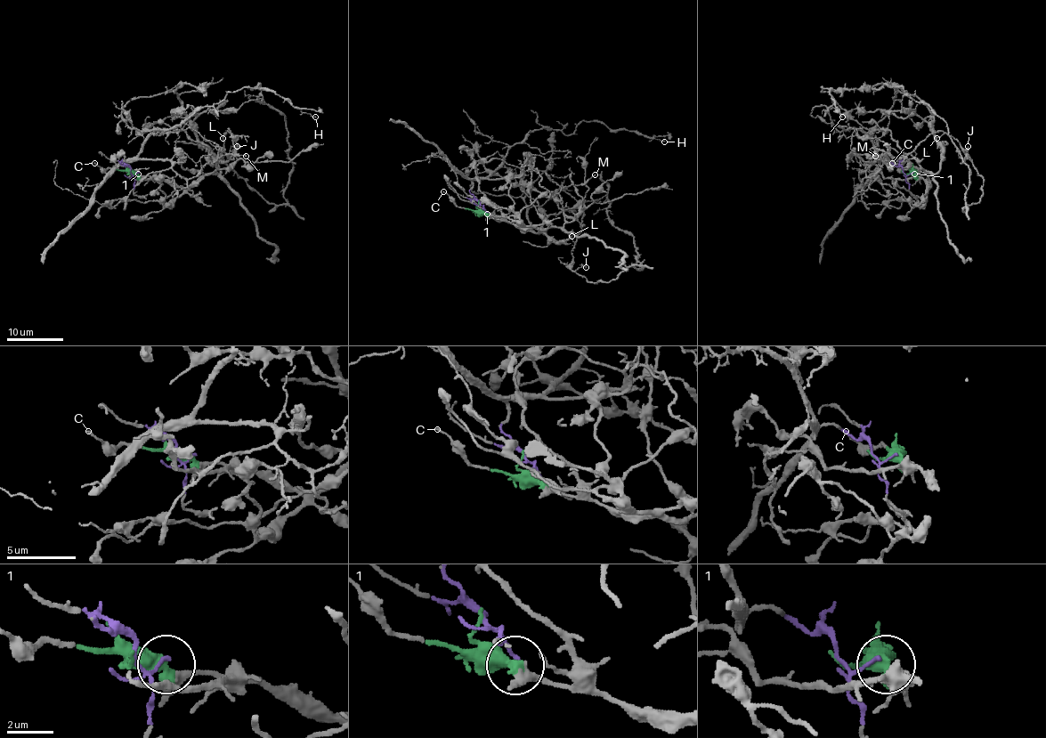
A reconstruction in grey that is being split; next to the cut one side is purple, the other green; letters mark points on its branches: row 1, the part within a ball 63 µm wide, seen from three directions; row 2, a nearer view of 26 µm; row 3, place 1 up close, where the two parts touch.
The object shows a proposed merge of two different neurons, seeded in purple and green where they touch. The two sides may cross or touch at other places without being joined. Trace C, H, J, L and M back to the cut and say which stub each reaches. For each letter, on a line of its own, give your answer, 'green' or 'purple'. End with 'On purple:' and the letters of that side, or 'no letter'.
C: green
H: purple
J: green
L: green
M: purple
On purple: H, M

